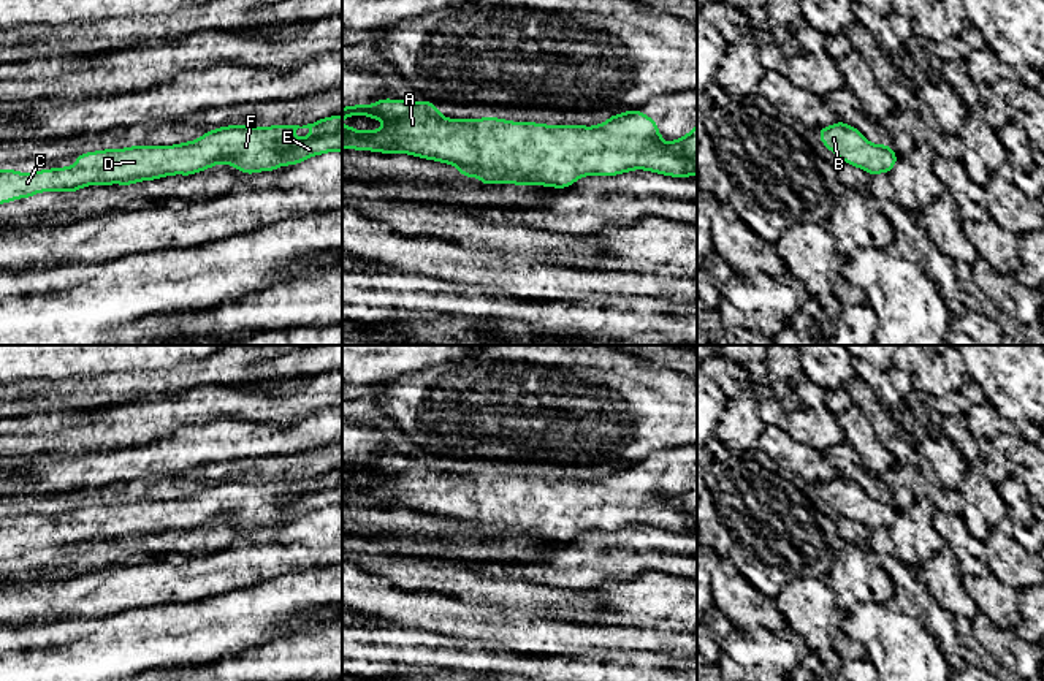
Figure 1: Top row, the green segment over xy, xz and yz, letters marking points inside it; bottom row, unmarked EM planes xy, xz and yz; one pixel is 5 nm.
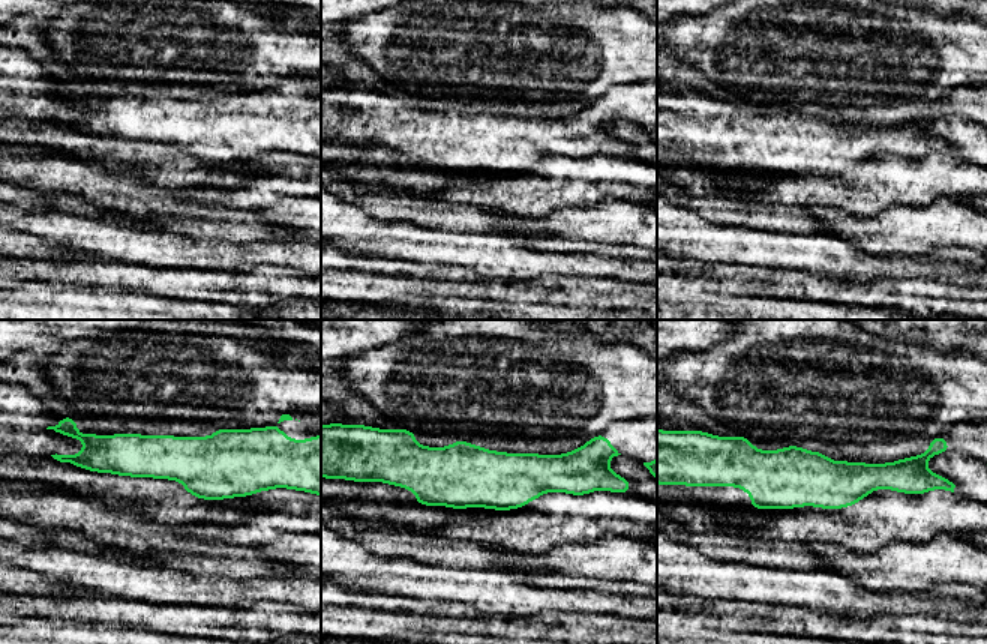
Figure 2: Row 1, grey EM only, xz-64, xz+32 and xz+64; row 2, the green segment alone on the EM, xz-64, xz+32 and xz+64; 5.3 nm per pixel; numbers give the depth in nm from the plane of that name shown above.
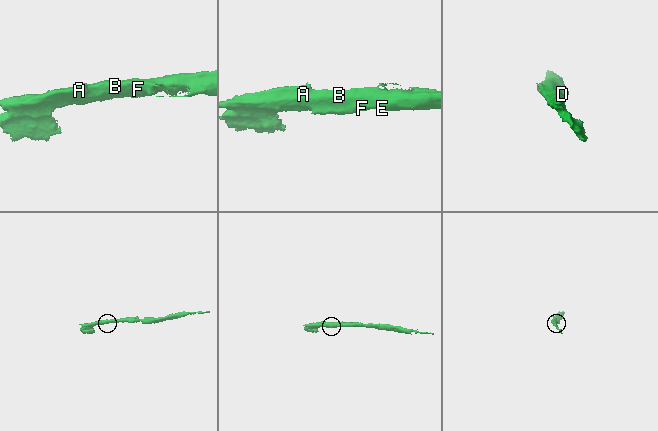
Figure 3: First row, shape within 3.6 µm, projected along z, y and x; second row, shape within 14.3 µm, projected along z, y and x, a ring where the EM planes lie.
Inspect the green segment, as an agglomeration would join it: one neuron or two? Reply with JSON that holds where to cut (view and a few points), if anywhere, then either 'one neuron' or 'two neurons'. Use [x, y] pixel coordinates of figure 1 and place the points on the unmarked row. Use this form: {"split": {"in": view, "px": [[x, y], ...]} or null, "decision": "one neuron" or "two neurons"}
{"split": null, "decision": "one neuron"}

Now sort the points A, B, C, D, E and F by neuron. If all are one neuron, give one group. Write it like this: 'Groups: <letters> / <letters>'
Groups: A B C D E F

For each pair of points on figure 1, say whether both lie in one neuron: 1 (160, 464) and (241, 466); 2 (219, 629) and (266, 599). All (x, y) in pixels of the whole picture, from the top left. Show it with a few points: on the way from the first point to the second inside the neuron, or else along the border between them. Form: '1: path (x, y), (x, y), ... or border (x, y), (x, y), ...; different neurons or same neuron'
1: border (236, 458), (203, 463), (194, 472); different neurons
2: path (230, 624), (246, 620), (255, 610); same neuron

